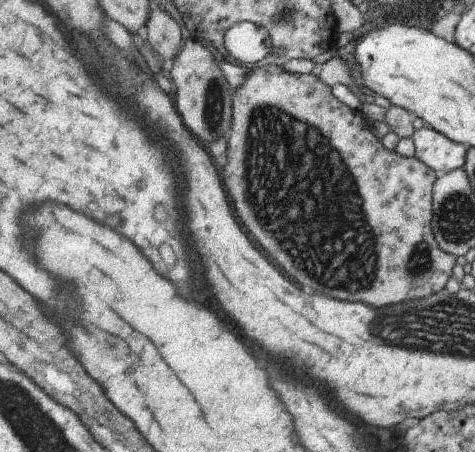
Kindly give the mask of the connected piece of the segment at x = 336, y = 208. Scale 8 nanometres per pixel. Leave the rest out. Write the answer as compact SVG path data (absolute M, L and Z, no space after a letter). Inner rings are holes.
M278 64L276 66L265 65L251 72L252 74L246 78L246 82L242 84L242 88L234 94L236 118L234 118L234 132L232 132L230 164L226 168L226 184L236 202L236 210L240 214L240 218L244 212L244 224L248 226L250 234L256 238L256 244L260 244L260 250L266 254L266 258L270 258L270 262L273 262L274 258L290 276L294 276L300 284L310 286L316 292L330 294L338 300L366 302L366 304L372 304L372 308L384 308L384 306L392 306L392 304L400 304L400 302L408 302L408 300L416 300L416 298L426 298L445 288L446 282L453 276L452 268L456 264L456 257L444 252L438 246L431 227L433 184L437 181L439 174L428 168L415 156L405 157L395 150L386 149L382 143L378 142L377 136L373 133L370 119L367 119L361 112L350 110L347 104L340 102L330 92L330 86L326 86L325 82L318 80L316 75L289 72ZM262 122L266 124L266 136L252 138L252 126L262 124ZM374 258L376 258L374 282L364 292L364 266L374 266Z

